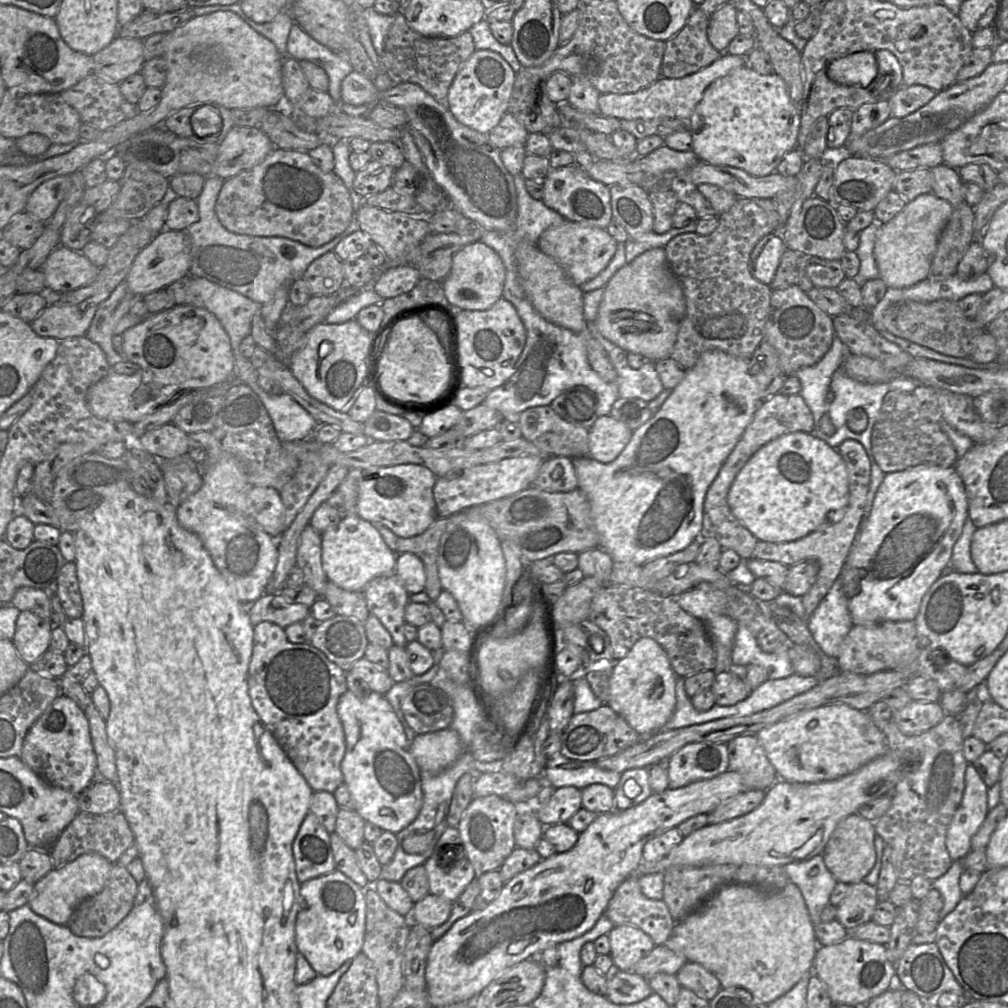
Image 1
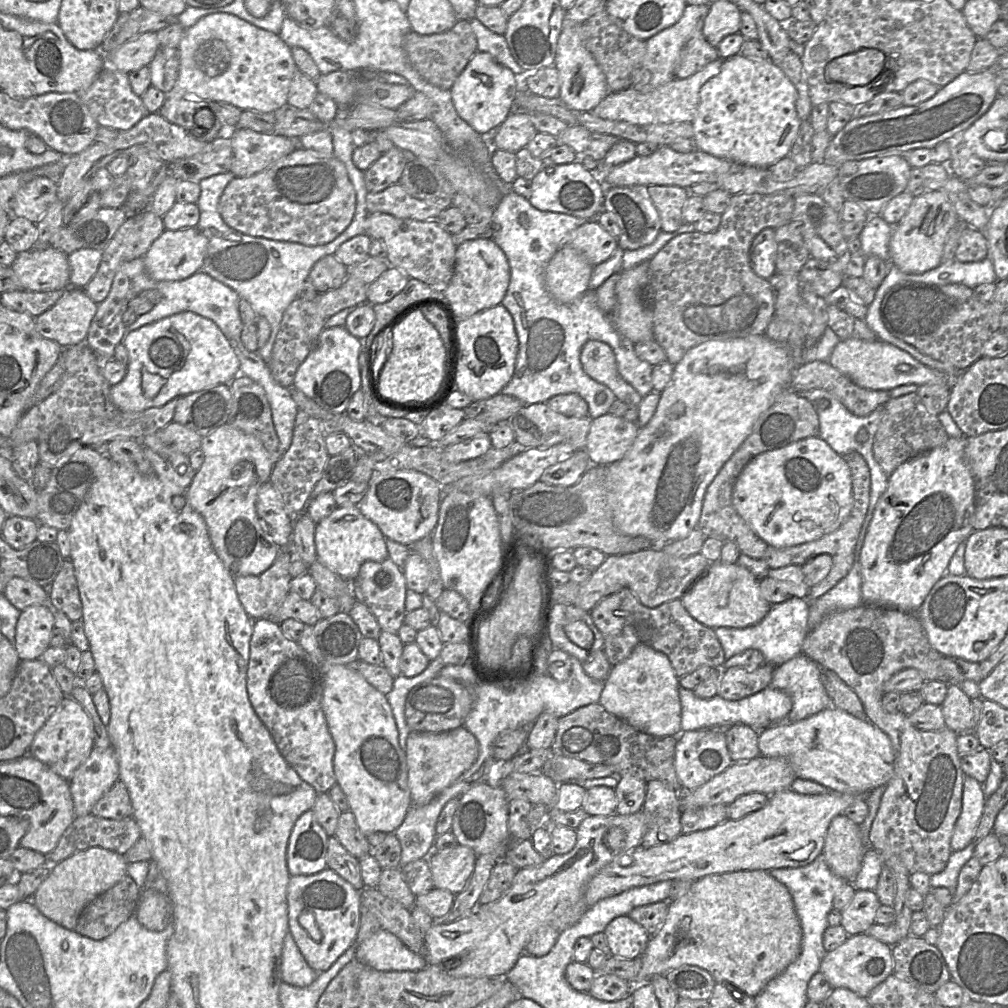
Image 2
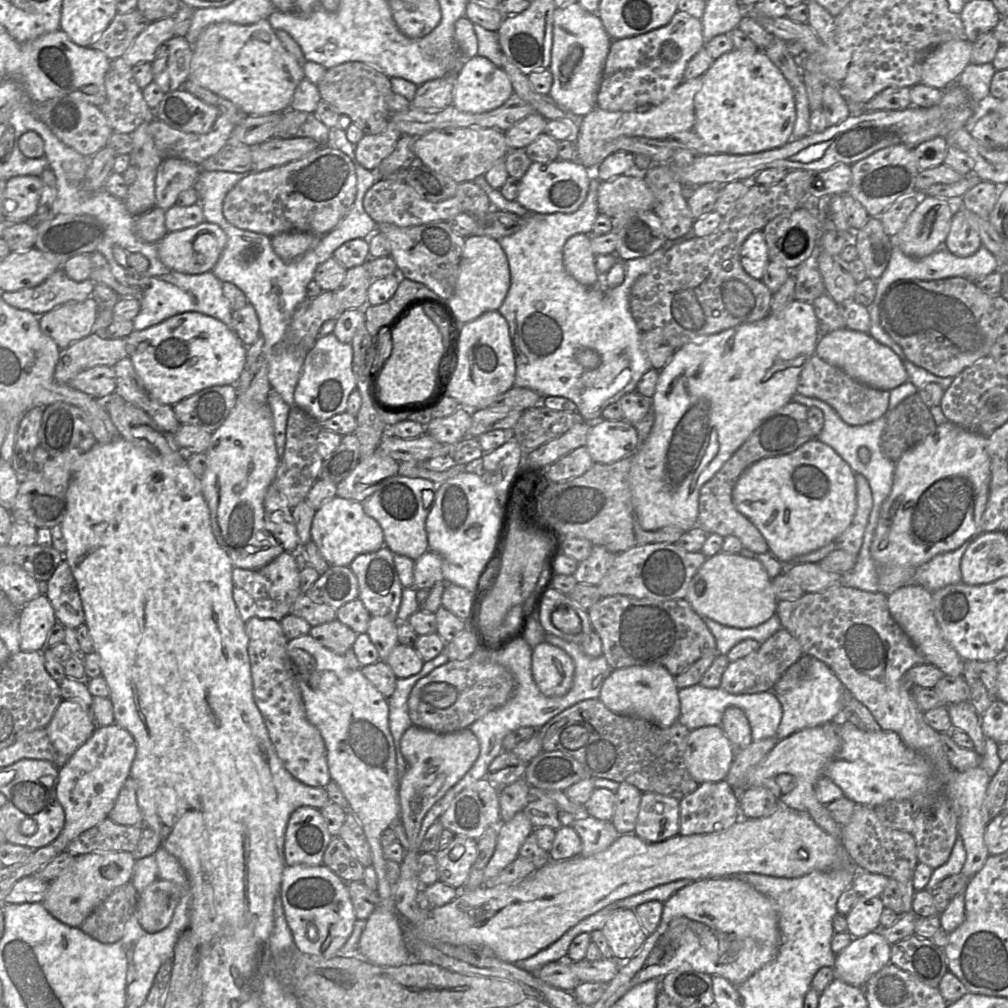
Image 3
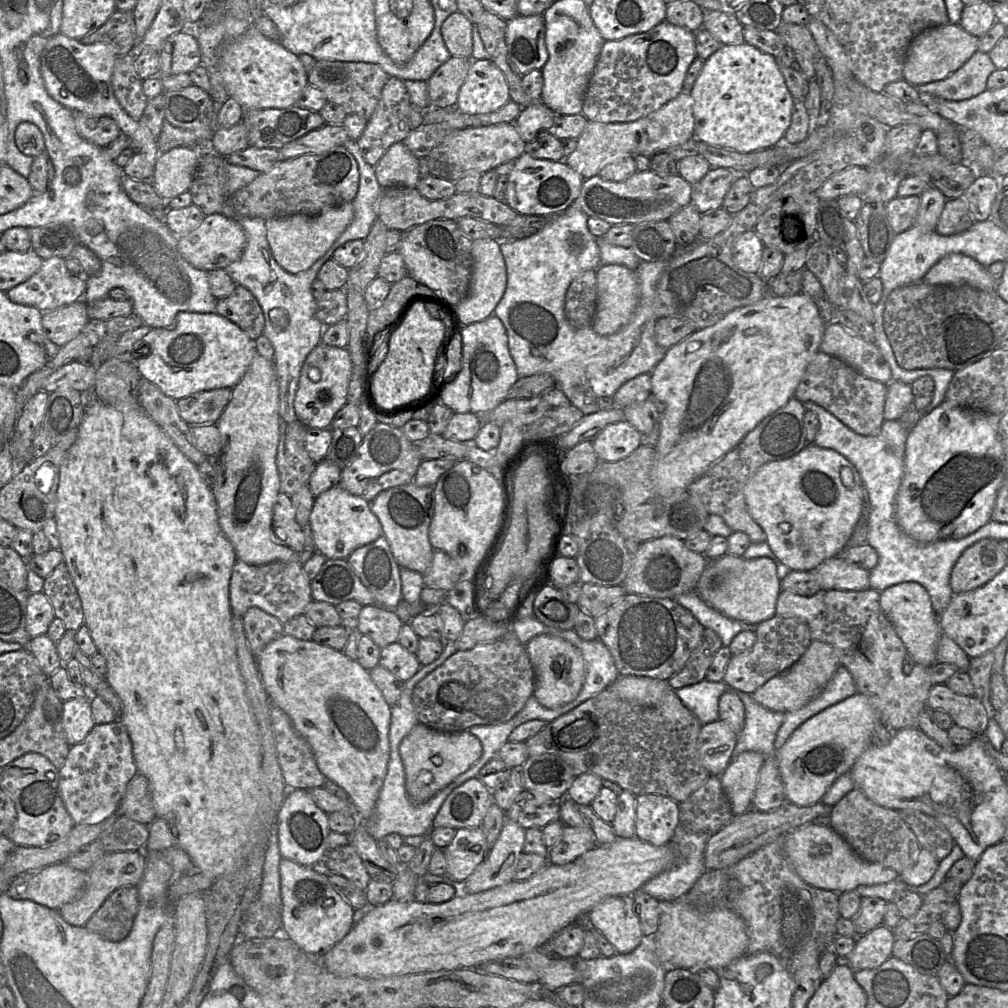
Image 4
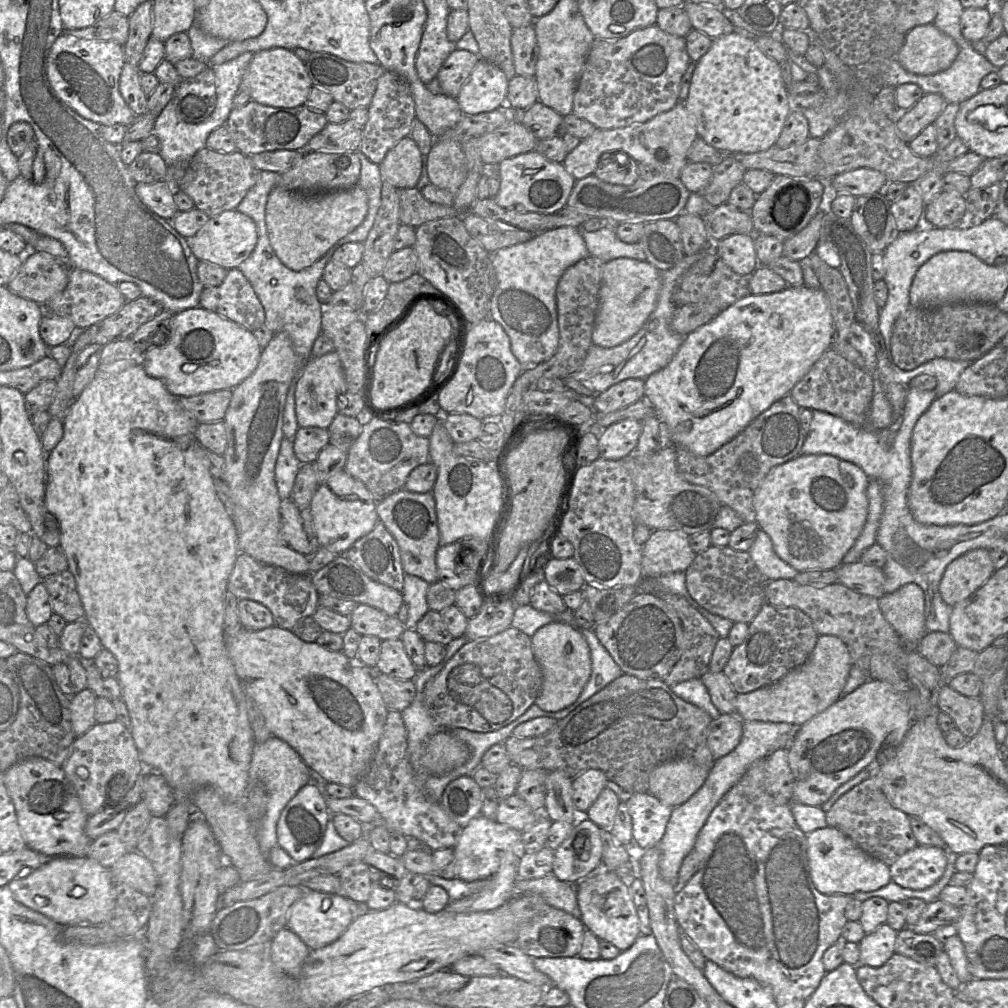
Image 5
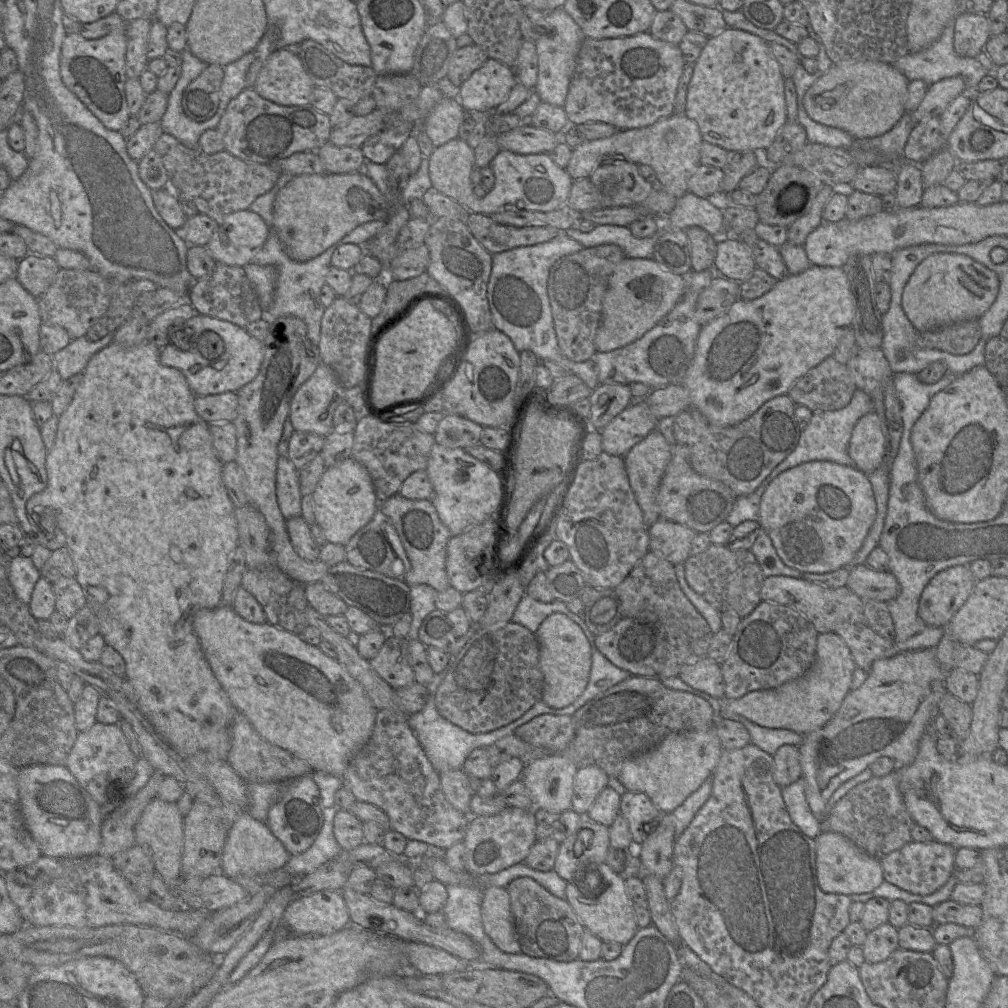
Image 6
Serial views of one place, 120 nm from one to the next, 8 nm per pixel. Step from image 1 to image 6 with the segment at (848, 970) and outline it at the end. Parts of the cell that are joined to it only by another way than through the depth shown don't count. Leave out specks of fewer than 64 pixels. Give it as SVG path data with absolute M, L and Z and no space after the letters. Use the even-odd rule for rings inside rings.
M887 922L868 932L862 947L866 962L882 962L899 948L899 929Z

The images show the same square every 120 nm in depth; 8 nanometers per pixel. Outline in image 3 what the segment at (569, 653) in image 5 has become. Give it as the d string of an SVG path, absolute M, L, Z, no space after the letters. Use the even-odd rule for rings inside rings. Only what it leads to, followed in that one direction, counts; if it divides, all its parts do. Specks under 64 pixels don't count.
M546 641L532 649L532 675L539 690L548 697L563 696L571 689L575 664L561 648Z

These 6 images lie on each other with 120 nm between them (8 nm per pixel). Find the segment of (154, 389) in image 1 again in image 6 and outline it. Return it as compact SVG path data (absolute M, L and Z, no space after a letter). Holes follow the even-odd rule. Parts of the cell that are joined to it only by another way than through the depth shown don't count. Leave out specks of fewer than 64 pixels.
M200 314L174 327L170 343L160 351L161 364L180 370L195 396L238 392L257 376L263 358L263 341L252 337L246 329Z

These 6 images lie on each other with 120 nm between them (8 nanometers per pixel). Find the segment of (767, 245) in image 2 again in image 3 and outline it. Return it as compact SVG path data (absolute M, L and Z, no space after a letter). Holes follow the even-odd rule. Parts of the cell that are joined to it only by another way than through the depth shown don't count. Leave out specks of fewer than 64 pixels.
M763 230L751 233L740 250L743 269L753 278L762 280L770 259Z

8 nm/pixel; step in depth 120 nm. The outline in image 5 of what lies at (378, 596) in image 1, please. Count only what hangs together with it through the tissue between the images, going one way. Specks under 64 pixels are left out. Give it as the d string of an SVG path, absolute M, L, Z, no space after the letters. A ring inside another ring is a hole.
M381 520L344 556L371 579L402 592L404 570L398 544Z

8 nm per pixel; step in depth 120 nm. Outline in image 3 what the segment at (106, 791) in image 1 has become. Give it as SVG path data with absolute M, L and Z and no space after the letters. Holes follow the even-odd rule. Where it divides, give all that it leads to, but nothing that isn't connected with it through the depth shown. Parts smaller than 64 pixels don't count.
M130 777L121 787L108 819L124 826L143 826L143 818L137 804L136 782Z

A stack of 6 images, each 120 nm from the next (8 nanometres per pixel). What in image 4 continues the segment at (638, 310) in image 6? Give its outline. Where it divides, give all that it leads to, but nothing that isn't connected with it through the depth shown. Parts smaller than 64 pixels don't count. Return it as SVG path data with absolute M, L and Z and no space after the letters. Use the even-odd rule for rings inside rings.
M620 264L600 265L596 270L597 307L592 328L601 335L611 335L623 328L638 304L638 279L634 270Z

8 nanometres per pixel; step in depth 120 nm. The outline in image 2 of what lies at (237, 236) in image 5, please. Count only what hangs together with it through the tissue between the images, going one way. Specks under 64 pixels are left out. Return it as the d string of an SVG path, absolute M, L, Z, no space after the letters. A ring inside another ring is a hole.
M197 227L176 231L165 229L143 257L146 272L155 281L184 280L201 271L207 249L208 239Z

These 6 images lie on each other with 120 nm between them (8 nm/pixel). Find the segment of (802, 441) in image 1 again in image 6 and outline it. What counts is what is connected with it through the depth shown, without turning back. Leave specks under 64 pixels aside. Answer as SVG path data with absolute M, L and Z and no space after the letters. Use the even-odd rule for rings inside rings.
M811 461L782 472L766 485L757 522L768 534L785 565L801 573L823 574L849 567L875 518L876 501L869 475L851 466Z

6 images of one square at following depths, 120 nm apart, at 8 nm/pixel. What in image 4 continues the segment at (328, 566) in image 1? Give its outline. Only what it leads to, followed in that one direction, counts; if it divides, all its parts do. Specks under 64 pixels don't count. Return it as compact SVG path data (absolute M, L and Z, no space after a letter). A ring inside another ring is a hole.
M339 484L315 497L309 524L316 552L323 554L327 560L347 559L357 548L382 536L382 525L372 512L370 502L349 493Z

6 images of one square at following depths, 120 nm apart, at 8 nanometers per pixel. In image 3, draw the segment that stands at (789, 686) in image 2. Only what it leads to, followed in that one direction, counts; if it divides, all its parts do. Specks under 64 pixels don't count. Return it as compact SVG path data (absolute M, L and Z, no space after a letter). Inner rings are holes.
M811 658L809 668L803 674L799 684L782 692L775 693L782 706L782 719L776 738L785 739L789 735L807 728L813 728L823 723L839 719L841 713L841 698L844 685L835 673L824 662Z

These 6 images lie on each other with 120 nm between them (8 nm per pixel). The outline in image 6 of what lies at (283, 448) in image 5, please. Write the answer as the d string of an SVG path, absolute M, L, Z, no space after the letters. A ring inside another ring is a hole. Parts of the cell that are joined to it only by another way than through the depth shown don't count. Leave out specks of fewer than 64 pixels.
M288 456L278 457L276 496L285 520L302 516L299 470Z

